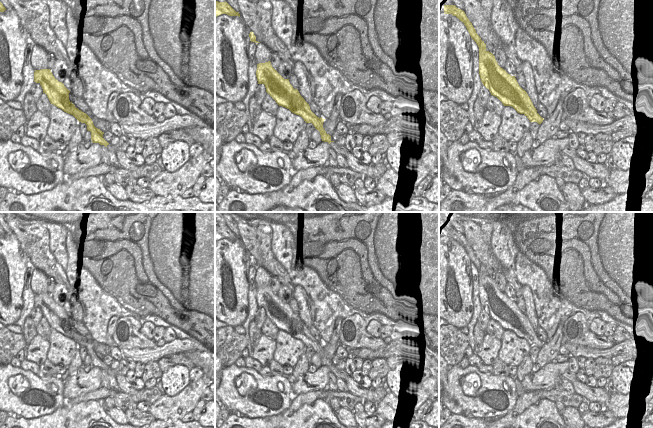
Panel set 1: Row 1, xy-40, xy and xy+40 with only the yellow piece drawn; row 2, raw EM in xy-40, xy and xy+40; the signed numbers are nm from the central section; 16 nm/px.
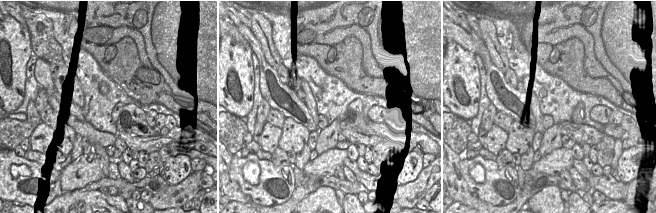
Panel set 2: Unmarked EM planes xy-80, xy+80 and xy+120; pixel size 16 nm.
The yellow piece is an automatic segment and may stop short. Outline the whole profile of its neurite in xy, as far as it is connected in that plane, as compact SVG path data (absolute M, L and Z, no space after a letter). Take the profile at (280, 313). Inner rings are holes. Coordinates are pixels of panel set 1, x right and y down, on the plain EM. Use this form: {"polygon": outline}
{"polygon": "M271 286L257 288L256 301L258 308L264 308L266 316L279 330L289 333L292 337L301 340L306 347L312 347L320 356L321 363L328 366L331 373L337 378L345 380L348 376L345 370L338 370L331 364L331 360L323 352L325 343L317 341L310 333L309 328L300 319L298 313L294 313L289 303L284 303L275 294Z"}

